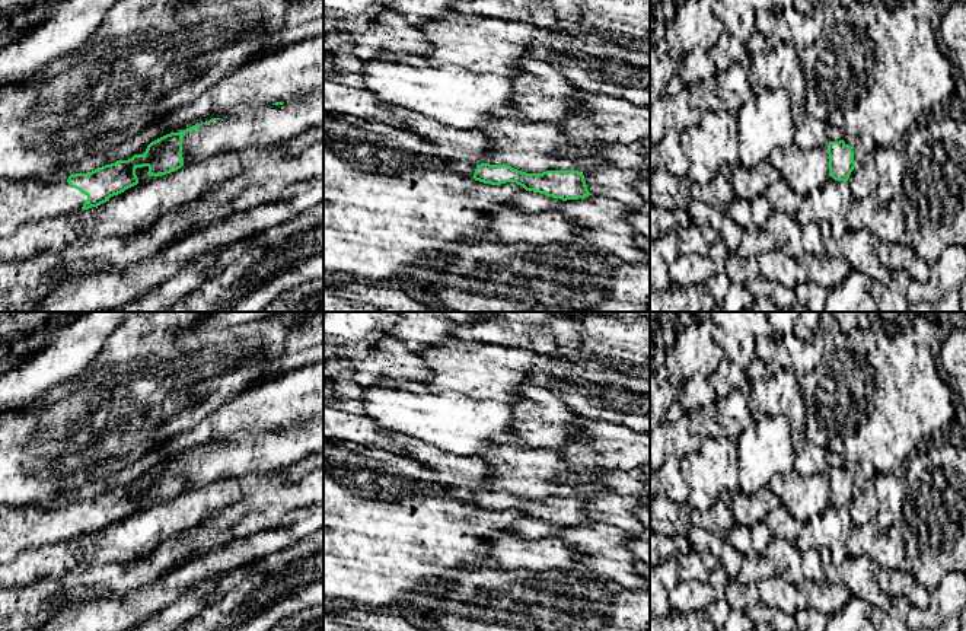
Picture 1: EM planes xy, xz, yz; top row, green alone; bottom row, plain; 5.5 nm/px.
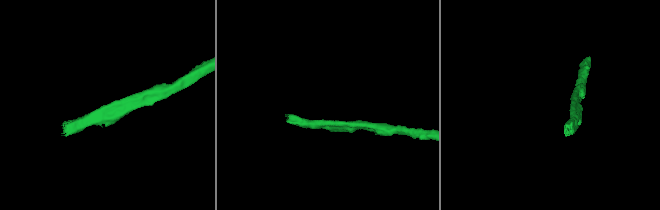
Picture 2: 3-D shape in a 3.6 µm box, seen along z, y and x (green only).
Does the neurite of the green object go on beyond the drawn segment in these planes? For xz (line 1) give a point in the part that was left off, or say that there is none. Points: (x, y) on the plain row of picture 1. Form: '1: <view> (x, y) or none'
1: xz (528, 528)

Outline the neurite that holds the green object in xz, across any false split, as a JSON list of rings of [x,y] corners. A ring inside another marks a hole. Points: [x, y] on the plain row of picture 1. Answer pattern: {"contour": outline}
{"contour": [[[481,490],[472,504],[491,512],[516,509],[523,513],[526,517],[513,523],[507,532],[532,541],[555,536],[561,528],[592,522],[584,501],[578,497],[526,500],[508,491]]]}

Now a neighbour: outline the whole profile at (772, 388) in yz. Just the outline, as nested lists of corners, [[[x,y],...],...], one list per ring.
[[[753,358],[746,369],[750,380],[749,409],[755,417],[785,415],[793,442],[806,436],[806,407],[798,377],[780,363]]]

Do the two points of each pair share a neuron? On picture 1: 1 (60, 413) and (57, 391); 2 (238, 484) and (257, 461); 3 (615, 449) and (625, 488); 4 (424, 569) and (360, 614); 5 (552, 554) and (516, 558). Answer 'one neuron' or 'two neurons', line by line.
1: one neuron
2: two neurons
3: two neurons
4: two neurons
5: one neuron

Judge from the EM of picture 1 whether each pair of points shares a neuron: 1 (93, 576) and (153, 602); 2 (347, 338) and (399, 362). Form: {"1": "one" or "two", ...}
{"1": "two", "2": "one"}

